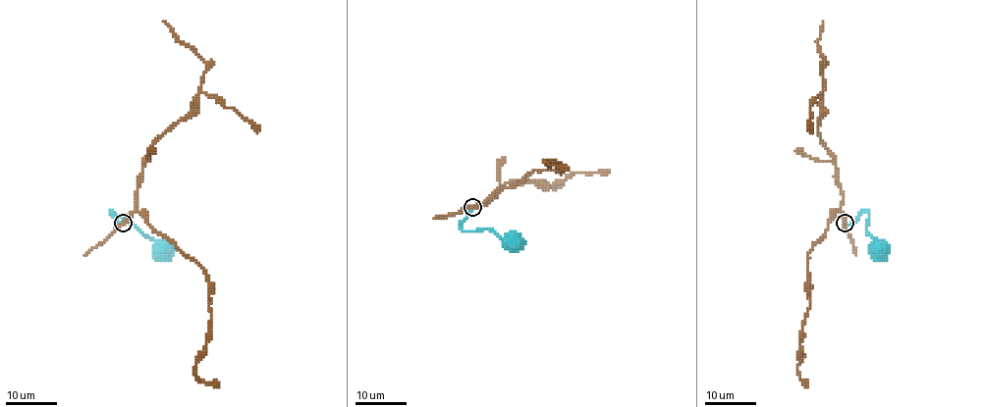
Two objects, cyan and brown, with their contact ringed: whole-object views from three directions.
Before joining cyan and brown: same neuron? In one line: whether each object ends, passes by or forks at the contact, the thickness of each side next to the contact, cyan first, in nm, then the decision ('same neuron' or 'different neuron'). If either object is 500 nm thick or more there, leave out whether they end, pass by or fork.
cyan ends there; brown passes by; 200 nm thick on the cyan side, 320 nm on the other; different neuron

